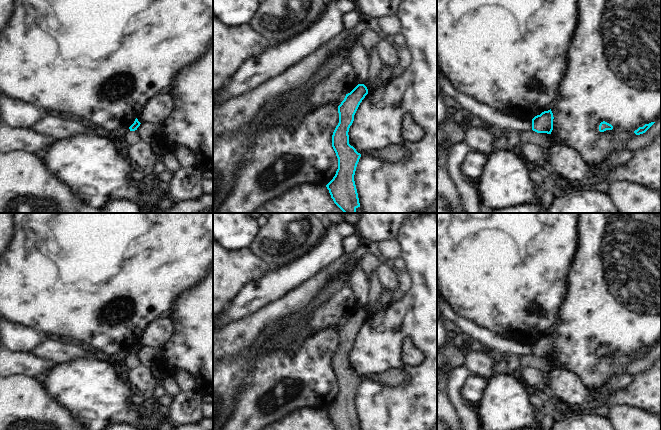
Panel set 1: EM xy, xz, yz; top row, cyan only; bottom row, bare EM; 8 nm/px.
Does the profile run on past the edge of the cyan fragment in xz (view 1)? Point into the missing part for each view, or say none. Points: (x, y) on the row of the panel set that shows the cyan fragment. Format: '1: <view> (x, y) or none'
1: none

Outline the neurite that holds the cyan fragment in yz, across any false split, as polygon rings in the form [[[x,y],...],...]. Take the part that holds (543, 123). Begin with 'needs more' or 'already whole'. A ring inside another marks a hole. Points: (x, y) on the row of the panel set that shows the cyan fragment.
already whole; [[[550,110],[542,112],[532,119],[532,130],[537,133],[551,134],[553,130],[553,113]]]

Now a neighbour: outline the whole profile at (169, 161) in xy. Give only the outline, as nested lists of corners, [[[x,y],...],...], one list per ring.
[[[171,150],[166,155],[163,156],[162,162],[164,163],[166,170],[174,172],[178,170],[178,163],[175,160]]]

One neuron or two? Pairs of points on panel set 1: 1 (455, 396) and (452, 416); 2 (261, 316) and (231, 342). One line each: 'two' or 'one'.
1: two
2: one

